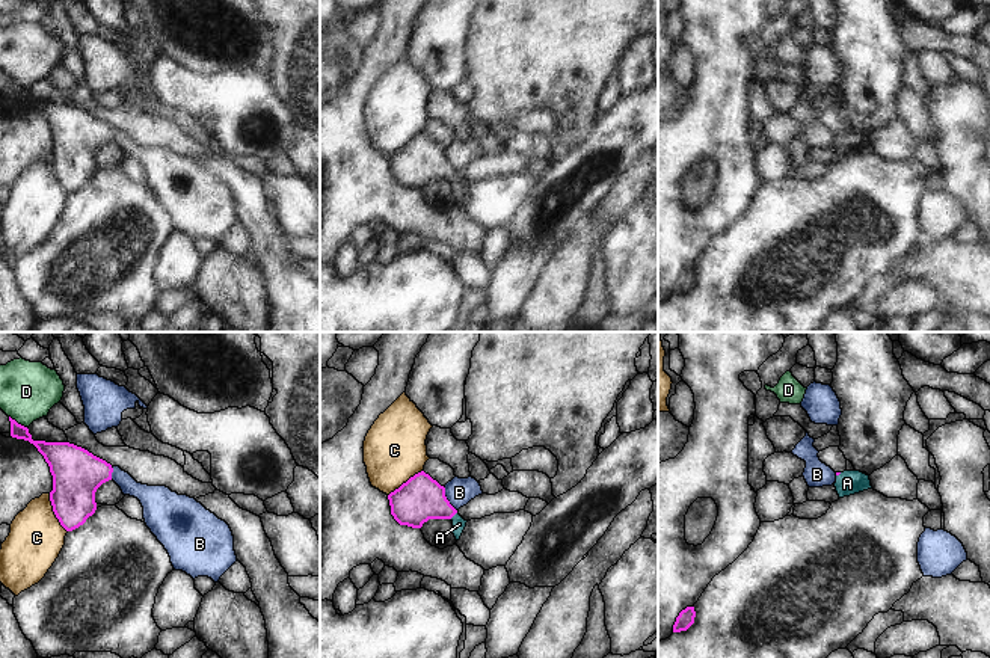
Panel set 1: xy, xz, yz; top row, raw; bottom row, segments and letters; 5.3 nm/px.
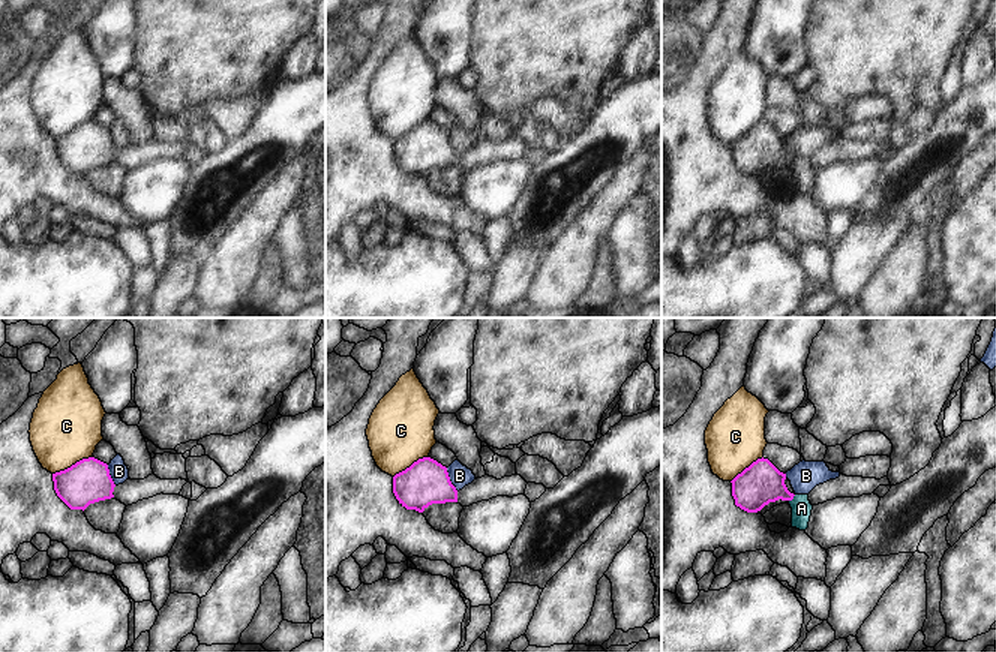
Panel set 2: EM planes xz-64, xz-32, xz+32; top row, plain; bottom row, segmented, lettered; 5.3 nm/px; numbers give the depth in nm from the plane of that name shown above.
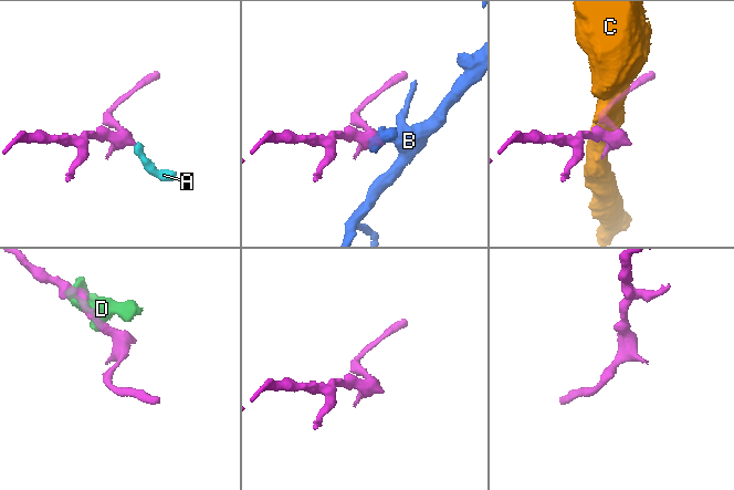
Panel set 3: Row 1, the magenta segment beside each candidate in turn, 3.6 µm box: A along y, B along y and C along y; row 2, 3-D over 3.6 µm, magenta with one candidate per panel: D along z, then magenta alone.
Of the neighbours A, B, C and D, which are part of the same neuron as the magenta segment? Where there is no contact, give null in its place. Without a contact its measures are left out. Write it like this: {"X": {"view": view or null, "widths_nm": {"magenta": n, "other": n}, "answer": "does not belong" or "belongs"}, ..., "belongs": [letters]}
{"A": {"view": "xz", "widths_nm": {"magenta": 240, "other": 70}, "answer": "belongs"}, "B": {"view": "xz", "widths_nm": {"magenta": 240, "other": 150}, "answer": "does not belong"}, "C": {"view": "xy", "widths_nm": {"magenta": 260, "other": 300}, "answer": "does not belong"}, "D": {"view": "xy", "widths_nm": {"magenta": 120, "other": 300}, "answer": "does not belong"}, "belongs": ["A"]}

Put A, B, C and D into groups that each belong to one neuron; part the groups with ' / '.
A / B / C / D

